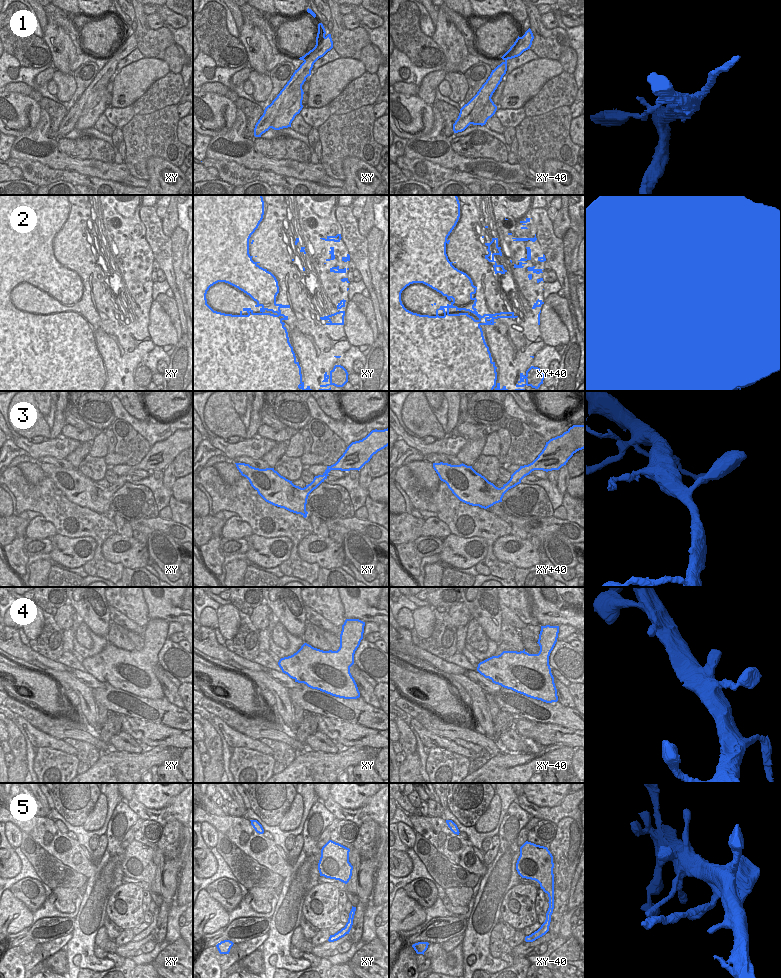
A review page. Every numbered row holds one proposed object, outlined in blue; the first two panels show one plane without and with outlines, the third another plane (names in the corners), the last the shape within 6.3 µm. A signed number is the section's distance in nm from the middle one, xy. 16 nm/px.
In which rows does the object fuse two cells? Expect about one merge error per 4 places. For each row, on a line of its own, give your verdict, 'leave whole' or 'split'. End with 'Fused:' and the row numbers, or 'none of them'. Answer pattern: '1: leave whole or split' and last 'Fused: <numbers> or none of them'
1: split
2: leave whole
3: leave whole
4: leave whole
5: leave whole
Fused: 1

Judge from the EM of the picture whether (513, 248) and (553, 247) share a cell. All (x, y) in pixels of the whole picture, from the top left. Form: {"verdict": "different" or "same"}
{"verdict": "different"}

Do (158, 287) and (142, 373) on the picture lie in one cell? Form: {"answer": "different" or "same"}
{"answer": "different"}

